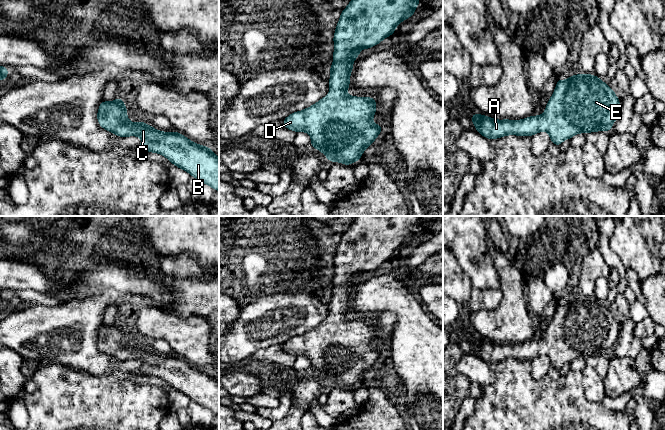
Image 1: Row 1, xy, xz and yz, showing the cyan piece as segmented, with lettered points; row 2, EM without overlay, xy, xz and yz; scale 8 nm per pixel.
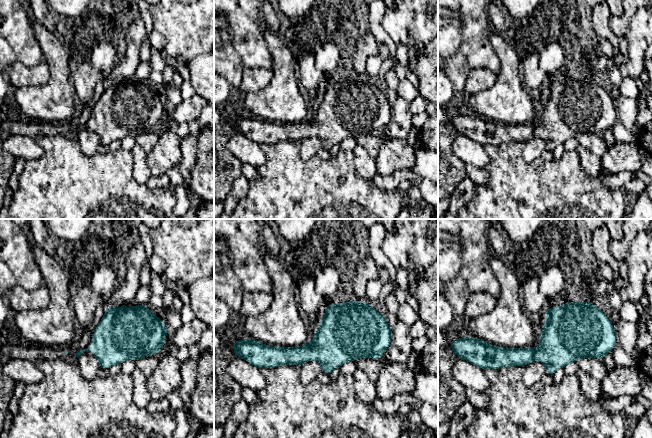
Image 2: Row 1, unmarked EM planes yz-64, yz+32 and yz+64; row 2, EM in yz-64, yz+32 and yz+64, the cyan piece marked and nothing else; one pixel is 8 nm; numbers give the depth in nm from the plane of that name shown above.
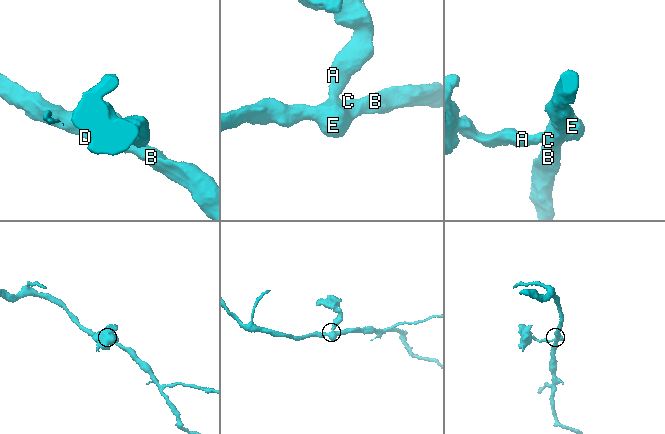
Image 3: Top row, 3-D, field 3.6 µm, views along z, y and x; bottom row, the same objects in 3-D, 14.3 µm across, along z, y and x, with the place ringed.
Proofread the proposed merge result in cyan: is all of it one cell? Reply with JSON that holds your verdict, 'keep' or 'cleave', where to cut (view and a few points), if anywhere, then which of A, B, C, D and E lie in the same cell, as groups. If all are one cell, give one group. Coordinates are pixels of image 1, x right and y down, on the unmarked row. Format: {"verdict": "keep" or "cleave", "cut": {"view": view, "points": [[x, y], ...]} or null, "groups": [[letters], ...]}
{"verdict": "keep", "cut": null, "groups": [["A", "B", "C", "D", "E"]]}

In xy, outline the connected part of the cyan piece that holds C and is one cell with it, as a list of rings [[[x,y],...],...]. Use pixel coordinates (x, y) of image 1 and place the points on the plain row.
[[[120,320],[112,326],[103,324],[97,336],[98,348],[119,361],[141,361],[139,373],[165,380],[173,389],[219,415],[219,382],[211,372],[196,368],[179,356],[156,354],[143,344],[130,346],[126,334]]]

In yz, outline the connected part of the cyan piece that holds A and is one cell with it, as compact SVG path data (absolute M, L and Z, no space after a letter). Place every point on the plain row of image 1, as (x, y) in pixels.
M577 298L571 299L567 304L557 303L556 312L540 340L533 339L522 344L497 344L475 337L470 342L476 356L488 364L507 359L532 361L536 357L547 355L551 367L560 370L564 364L571 363L578 357L611 355L619 338L620 327L616 317L600 301L593 298Z

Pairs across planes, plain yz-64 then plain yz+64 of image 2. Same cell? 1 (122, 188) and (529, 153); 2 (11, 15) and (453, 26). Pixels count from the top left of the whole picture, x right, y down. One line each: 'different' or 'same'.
1: different
2: different

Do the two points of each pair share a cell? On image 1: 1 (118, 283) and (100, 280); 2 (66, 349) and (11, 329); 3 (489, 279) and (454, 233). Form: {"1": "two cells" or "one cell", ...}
{"1": "one cell", "2": "one cell", "3": "one cell"}

